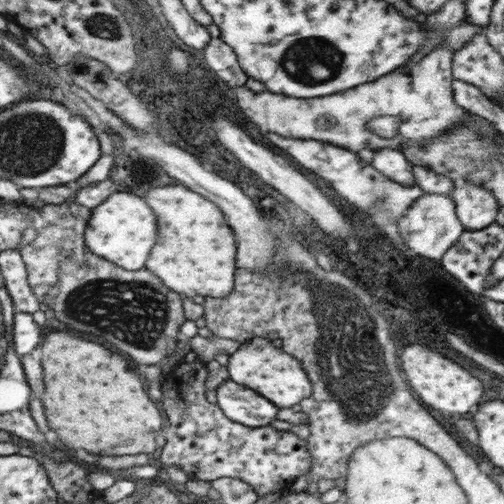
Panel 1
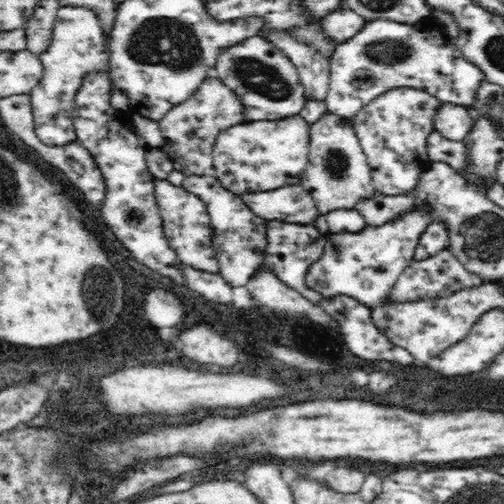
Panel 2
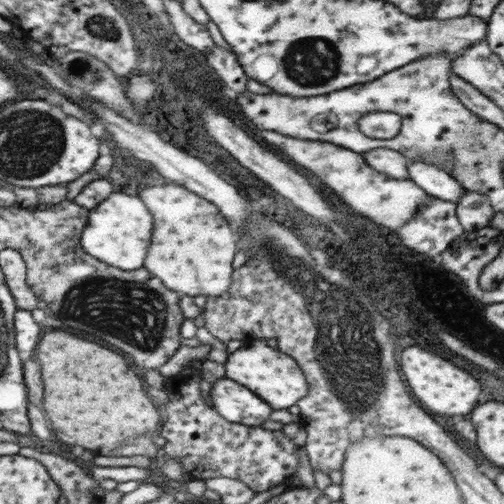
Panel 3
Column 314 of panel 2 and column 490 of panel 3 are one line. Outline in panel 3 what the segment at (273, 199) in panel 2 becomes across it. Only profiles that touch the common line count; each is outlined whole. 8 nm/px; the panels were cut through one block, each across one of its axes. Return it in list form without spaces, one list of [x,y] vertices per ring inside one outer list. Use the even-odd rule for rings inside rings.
[[[465,190],[463,200],[457,202],[455,214],[465,232],[477,232],[477,230],[489,226],[489,220],[493,216],[493,206],[489,204],[487,196]]]

